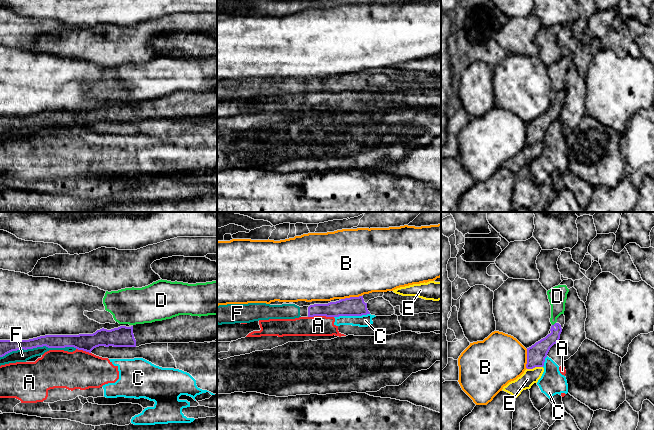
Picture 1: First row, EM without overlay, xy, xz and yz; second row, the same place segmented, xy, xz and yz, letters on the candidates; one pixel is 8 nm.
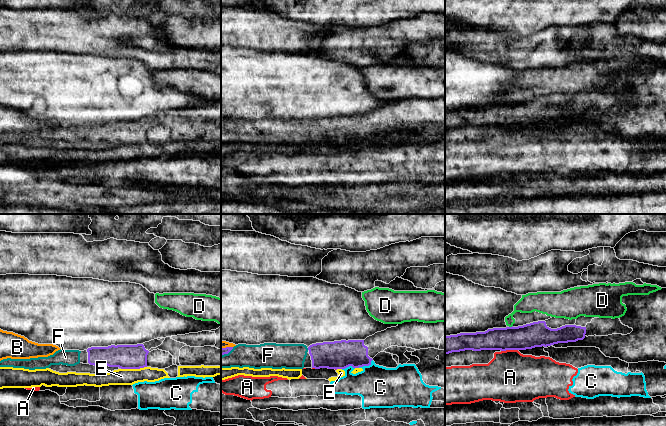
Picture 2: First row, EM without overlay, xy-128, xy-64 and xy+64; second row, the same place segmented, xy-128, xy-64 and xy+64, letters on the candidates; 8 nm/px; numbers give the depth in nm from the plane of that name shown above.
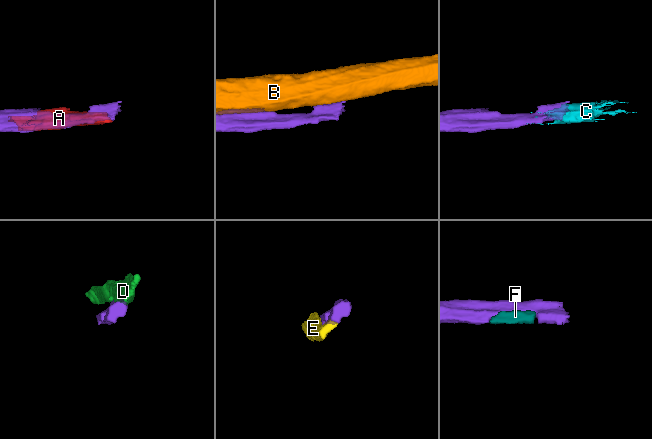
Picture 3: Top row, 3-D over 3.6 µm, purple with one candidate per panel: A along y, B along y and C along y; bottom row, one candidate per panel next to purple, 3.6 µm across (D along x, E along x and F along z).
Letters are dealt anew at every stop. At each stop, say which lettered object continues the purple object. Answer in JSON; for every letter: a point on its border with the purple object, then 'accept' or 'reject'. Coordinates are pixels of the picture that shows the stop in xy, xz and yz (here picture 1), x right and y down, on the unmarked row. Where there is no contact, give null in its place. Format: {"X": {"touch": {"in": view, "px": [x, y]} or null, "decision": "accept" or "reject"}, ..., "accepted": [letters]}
{"A": {"touch": {"in": "xz", "px": [320, 91]}, "decision": "reject"}, "B": {"touch": {"in": "xz", "px": [351, 73]}, "decision": "reject"}, "C": {"touch": {"in": "xz", "px": [351, 91]}, "decision": "reject"}, "D": {"touch": {"in": "yz", "px": [554, 100]}, "decision": "reject"}, "E": {"touch": {"in": "yz", "px": [534, 143]}, "decision": "reject"}, "F": {"touch": {"in": "xy", "px": [38, 122]}, "decision": "accept"}, "accepted": ["F"]}

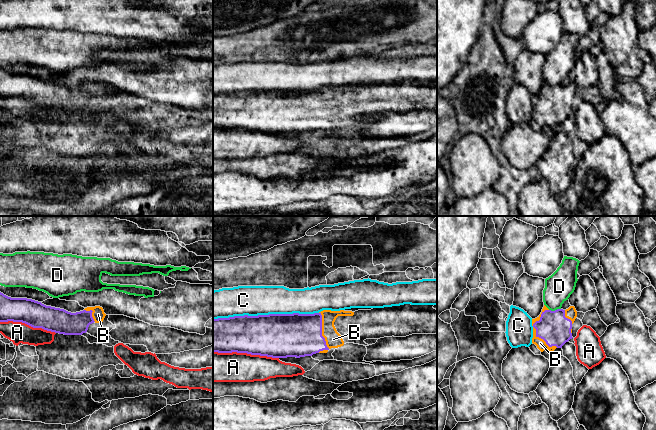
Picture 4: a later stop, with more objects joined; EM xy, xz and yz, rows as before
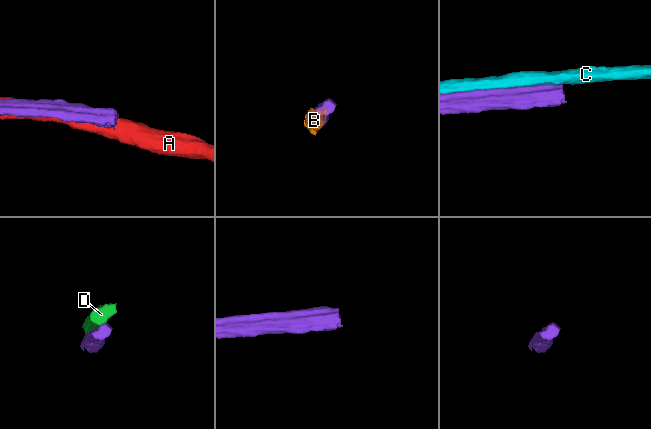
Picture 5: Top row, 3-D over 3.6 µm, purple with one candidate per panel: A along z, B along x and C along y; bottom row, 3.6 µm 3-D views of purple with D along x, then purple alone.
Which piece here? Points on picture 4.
{"A": {"touch": {"in": "xz", "px": [246, 128]}, "decision": "reject"}, "B": {"touch": {"in": "yz", "px": [536, 108]}, "decision": "accept"}, "C": {"touch": {"in": "xz", "px": [265, 91]}, "decision": "reject"}, "D": {"touch": {"in": "yz", "px": [555, 86]}, "decision": "reject"}, "accepted": ["B"]}

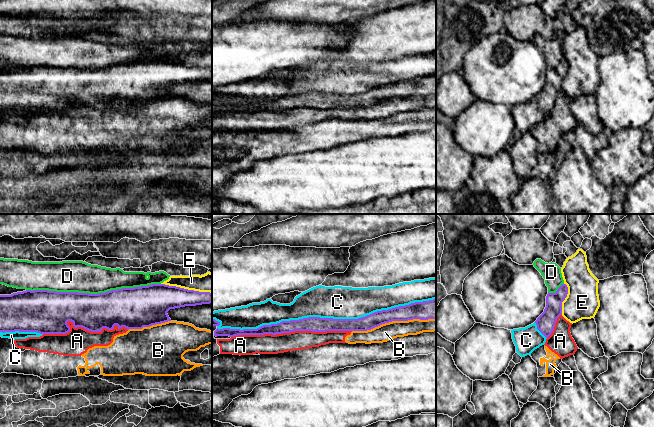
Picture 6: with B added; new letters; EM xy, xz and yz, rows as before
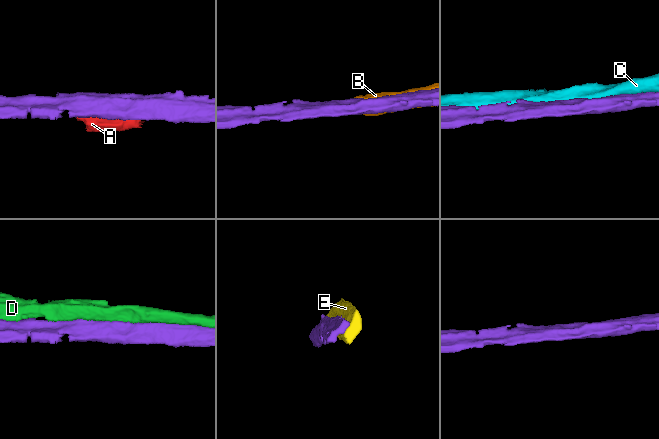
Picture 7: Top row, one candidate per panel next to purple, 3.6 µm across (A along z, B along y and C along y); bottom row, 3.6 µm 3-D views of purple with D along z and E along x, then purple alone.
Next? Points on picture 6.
{"A": {"touch": {"in": "xz", "px": [291, 107]}, "decision": "reject"}, "B": {"touch": {"in": "xz", "px": [393, 96]}, "decision": "reject"}, "C": {"touch": {"in": "xz", "px": [320, 94]}, "decision": "reject"}, "D": {"touch": {"in": "xy", "px": [93, 70]}, "decision": "reject"}, "E": {"touch": {"in": "xy", "px": [186, 65]}, "decision": "reject"}, "accepted": []}

